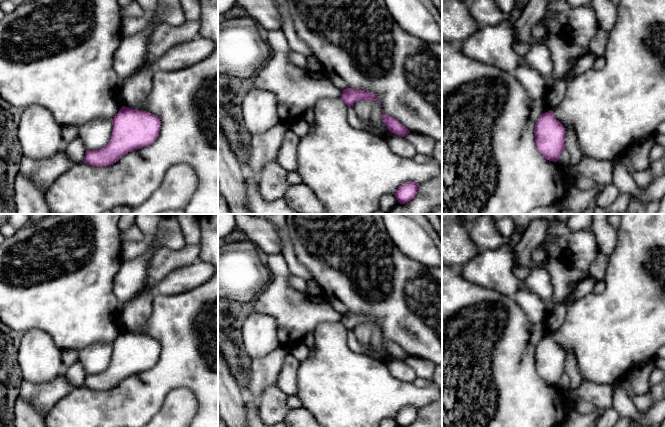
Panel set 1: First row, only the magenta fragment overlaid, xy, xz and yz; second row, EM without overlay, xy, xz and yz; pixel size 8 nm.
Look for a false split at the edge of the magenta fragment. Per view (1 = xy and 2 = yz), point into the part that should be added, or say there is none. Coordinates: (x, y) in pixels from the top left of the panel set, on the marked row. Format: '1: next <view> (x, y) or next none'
1: next none
2: next none

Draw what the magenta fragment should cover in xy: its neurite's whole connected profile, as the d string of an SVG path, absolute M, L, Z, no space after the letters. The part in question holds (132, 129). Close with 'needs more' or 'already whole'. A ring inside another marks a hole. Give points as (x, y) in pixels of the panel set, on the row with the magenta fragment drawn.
M121 107L112 119L110 142L99 150L86 151L84 162L92 166L109 166L126 153L152 144L159 136L160 119L150 112Z; already whole

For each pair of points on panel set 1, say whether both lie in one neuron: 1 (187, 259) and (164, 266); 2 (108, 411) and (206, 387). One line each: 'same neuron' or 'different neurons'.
1: same neuron
2: same neuron

